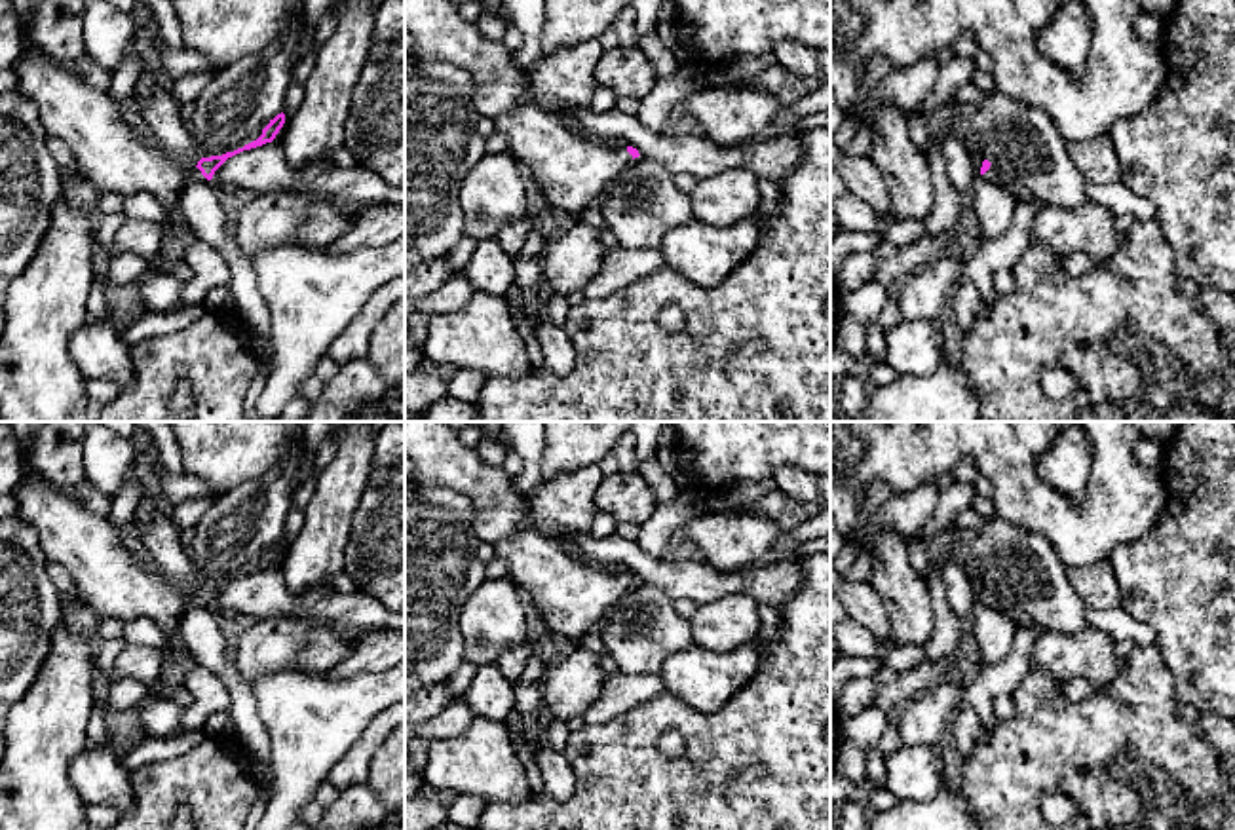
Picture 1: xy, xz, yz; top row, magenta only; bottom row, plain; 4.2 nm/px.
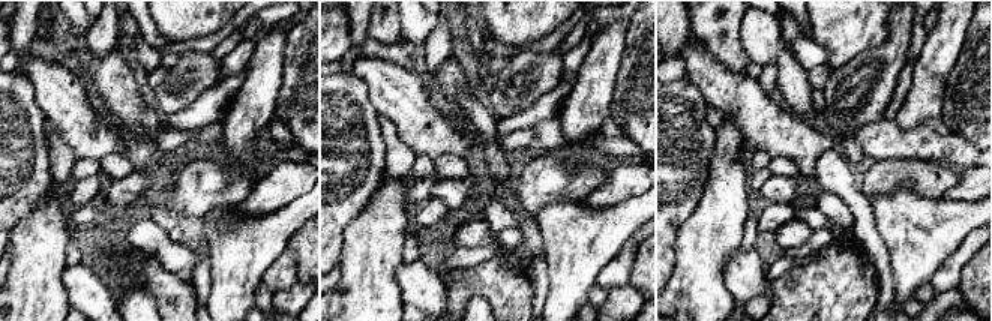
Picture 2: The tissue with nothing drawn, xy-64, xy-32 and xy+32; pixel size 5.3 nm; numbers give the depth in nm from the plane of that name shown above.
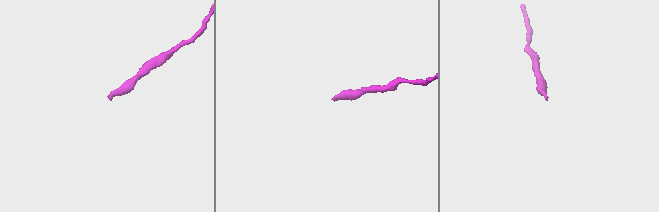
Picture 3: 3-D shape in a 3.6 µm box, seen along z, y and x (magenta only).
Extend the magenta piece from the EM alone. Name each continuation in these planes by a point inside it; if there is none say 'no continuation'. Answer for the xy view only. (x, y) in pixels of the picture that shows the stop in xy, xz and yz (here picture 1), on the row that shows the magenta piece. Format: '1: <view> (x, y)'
1: xy (114, 158)

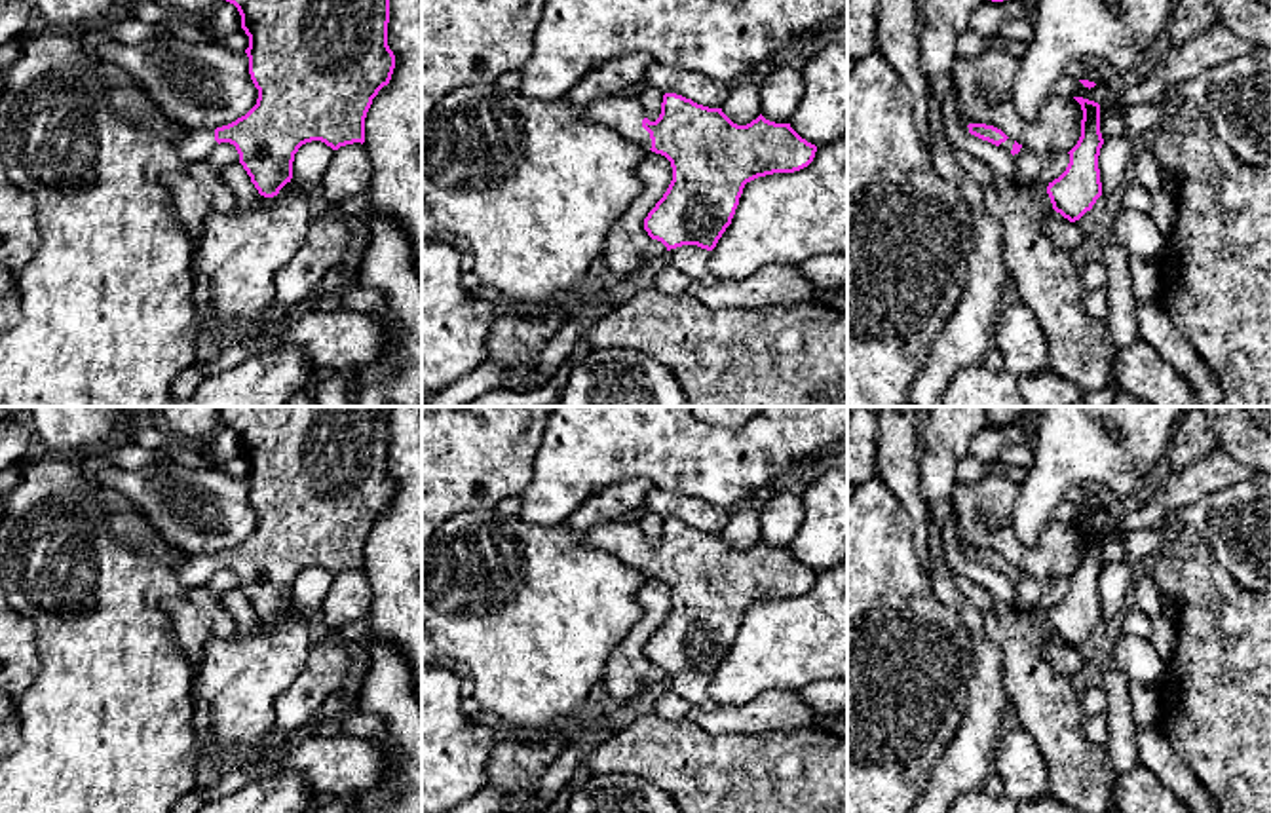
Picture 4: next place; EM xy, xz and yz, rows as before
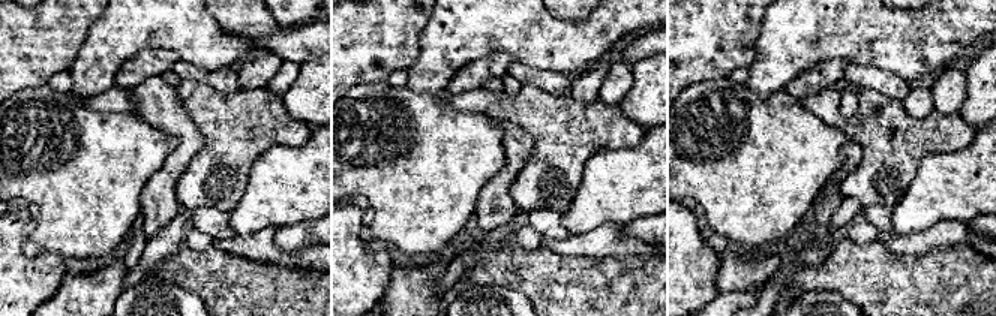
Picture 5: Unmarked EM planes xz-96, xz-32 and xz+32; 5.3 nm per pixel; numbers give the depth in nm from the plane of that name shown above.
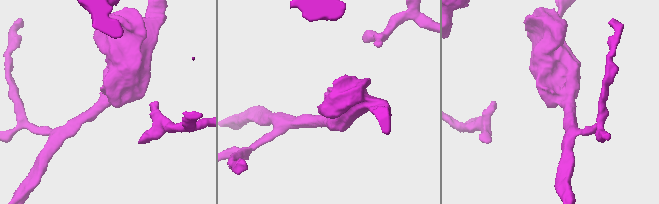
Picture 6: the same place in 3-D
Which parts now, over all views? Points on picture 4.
1: xz (624, 114)

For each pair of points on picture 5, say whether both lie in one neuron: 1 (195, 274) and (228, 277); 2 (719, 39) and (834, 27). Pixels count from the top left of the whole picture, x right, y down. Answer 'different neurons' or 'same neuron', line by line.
1: same neuron
2: different neurons

